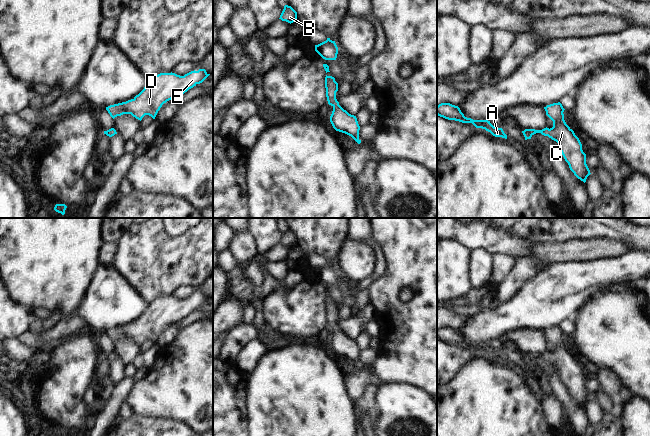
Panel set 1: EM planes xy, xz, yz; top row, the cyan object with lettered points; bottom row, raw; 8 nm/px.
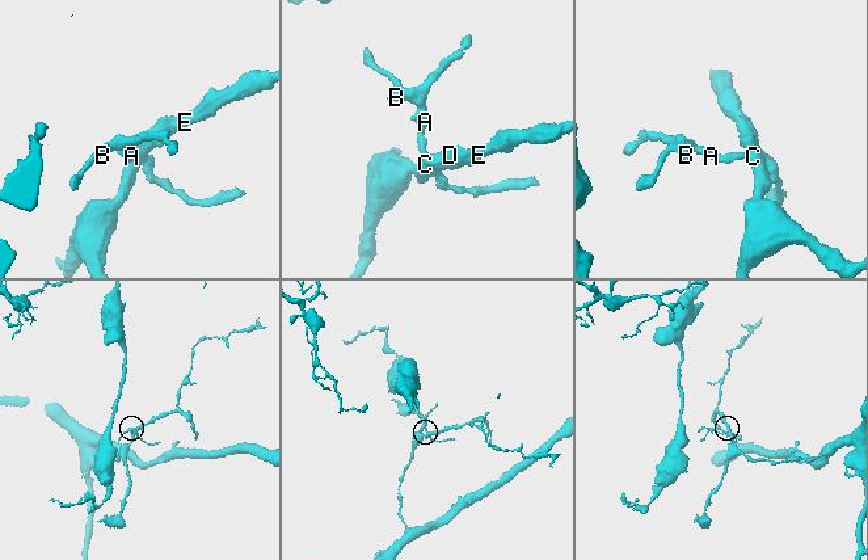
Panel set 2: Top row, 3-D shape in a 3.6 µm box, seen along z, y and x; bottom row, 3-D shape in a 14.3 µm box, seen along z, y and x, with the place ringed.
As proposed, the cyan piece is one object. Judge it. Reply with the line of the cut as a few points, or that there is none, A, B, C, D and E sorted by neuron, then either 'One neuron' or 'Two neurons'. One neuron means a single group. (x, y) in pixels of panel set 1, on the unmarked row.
No split. Groups: A B C D E. One neuron

